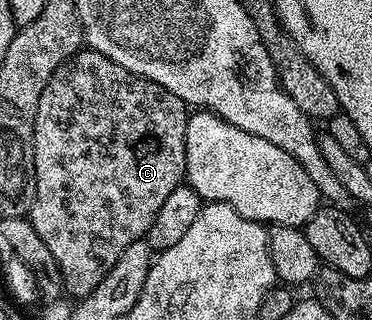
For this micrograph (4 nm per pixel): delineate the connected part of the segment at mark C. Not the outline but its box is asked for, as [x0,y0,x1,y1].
[26,49,189,301]

